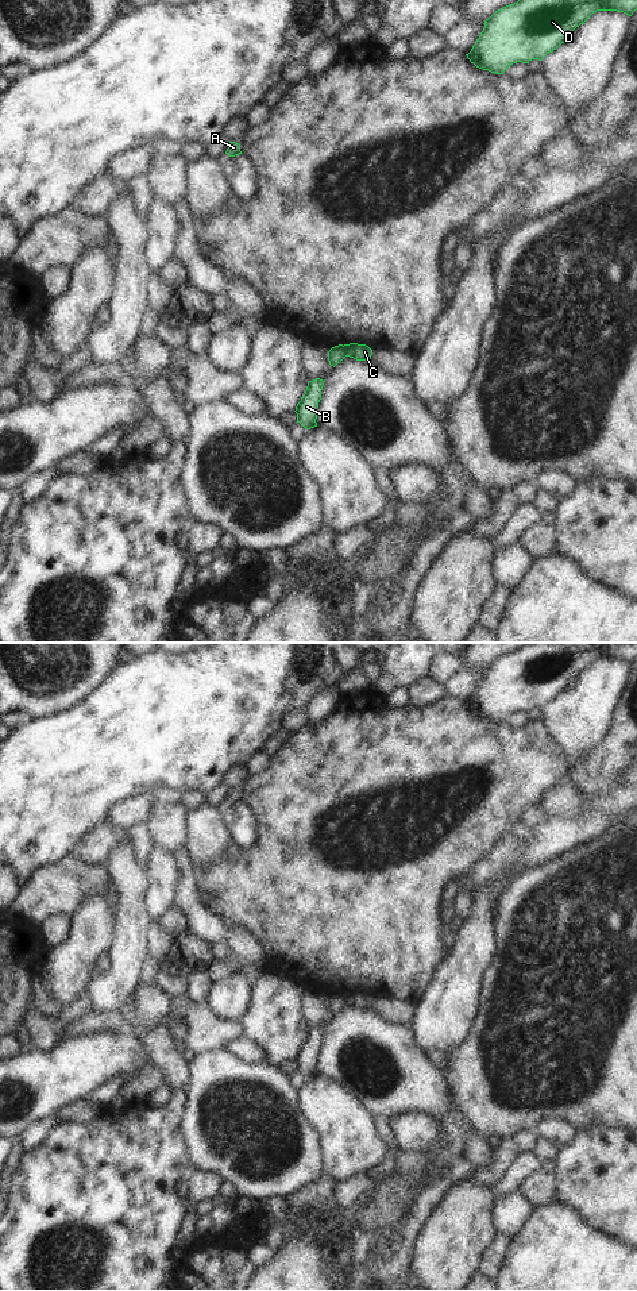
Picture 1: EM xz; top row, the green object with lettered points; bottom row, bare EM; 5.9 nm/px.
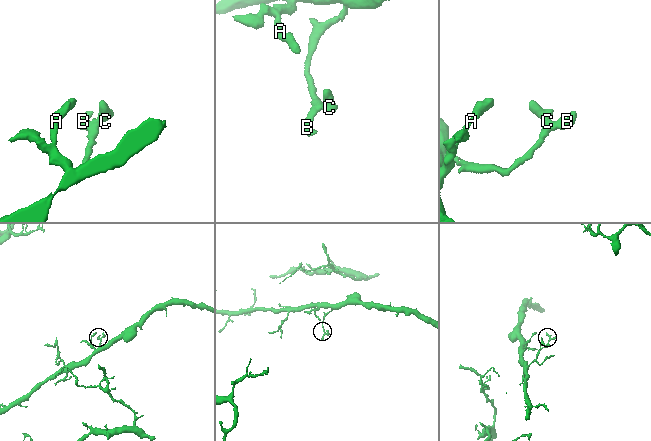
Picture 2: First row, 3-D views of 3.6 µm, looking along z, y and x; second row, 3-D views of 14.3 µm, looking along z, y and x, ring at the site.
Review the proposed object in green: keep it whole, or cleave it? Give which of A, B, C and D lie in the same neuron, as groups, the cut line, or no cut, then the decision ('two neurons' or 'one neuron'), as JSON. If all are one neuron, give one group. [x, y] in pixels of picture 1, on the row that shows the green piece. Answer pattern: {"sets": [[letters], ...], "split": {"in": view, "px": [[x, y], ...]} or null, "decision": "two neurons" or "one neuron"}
{"sets": [["A", "B", "D"], ["C"]], "split": {"in": "xz", "px": [[343, 346], [346, 355]]}, "decision": "two neurons"}

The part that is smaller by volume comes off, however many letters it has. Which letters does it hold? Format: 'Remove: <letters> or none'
Remove: C

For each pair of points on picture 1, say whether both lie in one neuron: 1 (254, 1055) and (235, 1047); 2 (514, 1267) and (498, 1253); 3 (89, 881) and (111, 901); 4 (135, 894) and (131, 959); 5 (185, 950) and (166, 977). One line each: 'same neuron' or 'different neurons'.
1: same neuron
2: different neurons
3: same neuron
4: same neuron
5: different neurons

